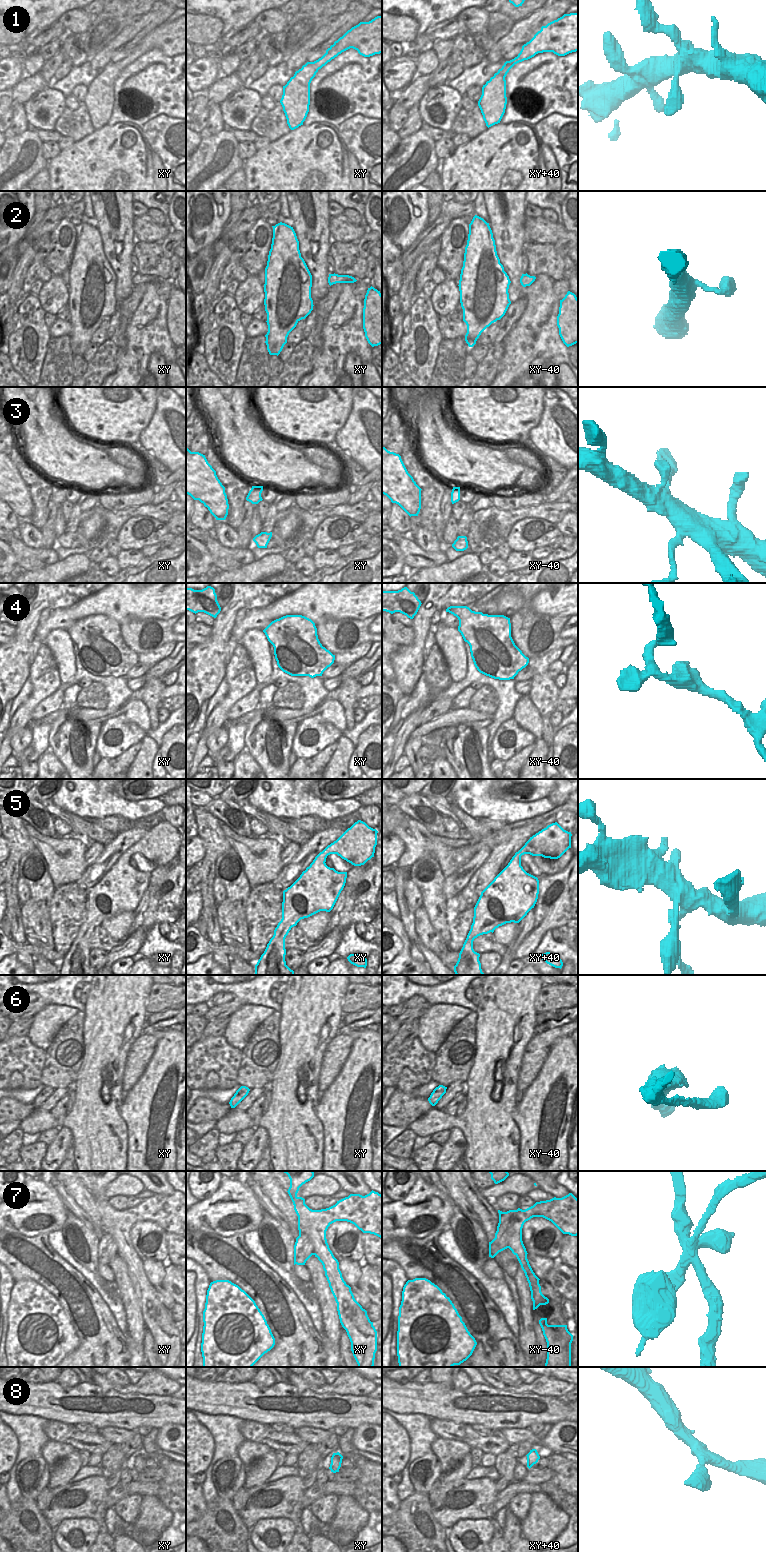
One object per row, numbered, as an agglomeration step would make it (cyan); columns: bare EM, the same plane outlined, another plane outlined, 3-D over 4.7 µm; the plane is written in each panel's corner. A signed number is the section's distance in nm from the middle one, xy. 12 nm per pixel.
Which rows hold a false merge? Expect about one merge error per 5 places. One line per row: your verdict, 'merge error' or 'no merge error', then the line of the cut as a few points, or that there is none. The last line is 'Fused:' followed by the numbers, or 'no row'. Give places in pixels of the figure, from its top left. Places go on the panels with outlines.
1: no merge error | no cut
2: no merge error | no cut
3: no merge error | no cut
4: no merge error | no cut
5: no merge error | no cut
6: no merge error | no cut
7: merge error | xy (309, 1209), (309, 1214), (314, 1220), (312, 1229), (314, 1254)
8: no merge error | no cut
Fused: 7

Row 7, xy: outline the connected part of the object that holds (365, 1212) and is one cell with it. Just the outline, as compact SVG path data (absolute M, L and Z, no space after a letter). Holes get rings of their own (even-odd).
M373 1190L365 1196L350 1194L329 1208L321 1210L310 1209L309 1213L315 1220L312 1229L312 1233L315 1236L313 1240L314 1255L323 1265L329 1287L337 1303L340 1323L346 1330L351 1342L353 1356L358 1367L373 1367L377 1351L377 1331L367 1315L367 1311L355 1300L351 1287L344 1281L339 1269L339 1262L334 1257L327 1243L326 1231L336 1221L347 1221L354 1224L363 1233L374 1234L382 1238L382 1195Z

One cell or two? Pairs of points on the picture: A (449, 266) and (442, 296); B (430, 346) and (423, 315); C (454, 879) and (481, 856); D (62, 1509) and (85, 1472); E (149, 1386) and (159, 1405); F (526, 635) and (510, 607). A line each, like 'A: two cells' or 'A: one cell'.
A: two cells
B: one cell
C: one cell
D: two cells
E: two cells
F: two cells

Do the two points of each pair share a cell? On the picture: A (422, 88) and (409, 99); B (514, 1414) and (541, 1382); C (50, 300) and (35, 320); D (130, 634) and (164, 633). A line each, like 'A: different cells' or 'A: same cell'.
A: same cell
B: different cells
C: different cells
D: same cell

